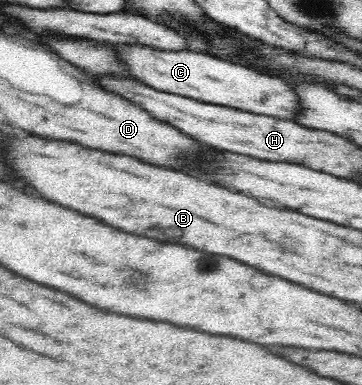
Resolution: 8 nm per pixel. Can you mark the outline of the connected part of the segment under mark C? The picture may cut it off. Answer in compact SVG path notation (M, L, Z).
M118 46L118 54L122 56L122 60L126 60L126 64L130 64L130 72L142 84L158 92L170 92L204 104L299 122L297 118L302 109L298 93L277 76L258 74L239 64L214 59L203 52L156 52L147 46Z

